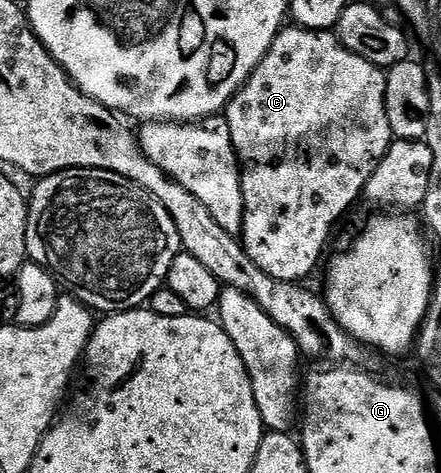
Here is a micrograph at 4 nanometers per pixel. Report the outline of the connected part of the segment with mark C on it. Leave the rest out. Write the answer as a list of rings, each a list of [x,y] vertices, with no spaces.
[[[289,24],[286,25],[283,29],[274,34],[273,43],[271,48],[265,50],[265,54],[262,58],[257,60],[257,67],[255,67],[252,72],[249,74],[249,79],[244,82],[241,89],[234,93],[233,97],[228,99],[227,105],[223,110],[223,117],[227,120],[227,128],[231,132],[231,144],[235,148],[237,153],[237,164],[241,168],[241,192],[243,198],[243,218],[241,224],[241,232],[239,235],[239,241],[242,246],[244,246],[247,256],[251,256],[251,260],[255,260],[255,264],[259,264],[259,268],[263,268],[263,272],[267,272],[267,276],[275,276],[275,280],[283,280],[284,282],[295,282],[300,283],[302,280],[305,280],[305,277],[312,272],[313,269],[317,266],[317,257],[325,250],[325,241],[329,238],[329,233],[333,230],[333,225],[356,204],[357,198],[362,197],[365,185],[367,180],[375,172],[375,168],[383,160],[383,156],[389,151],[389,145],[394,142],[394,136],[391,132],[391,124],[387,120],[387,108],[385,107],[385,76],[386,71],[380,66],[371,64],[367,60],[363,60],[363,56],[359,56],[355,52],[348,50],[345,45],[337,38],[336,33],[330,32],[328,30],[304,30],[299,25]]]

